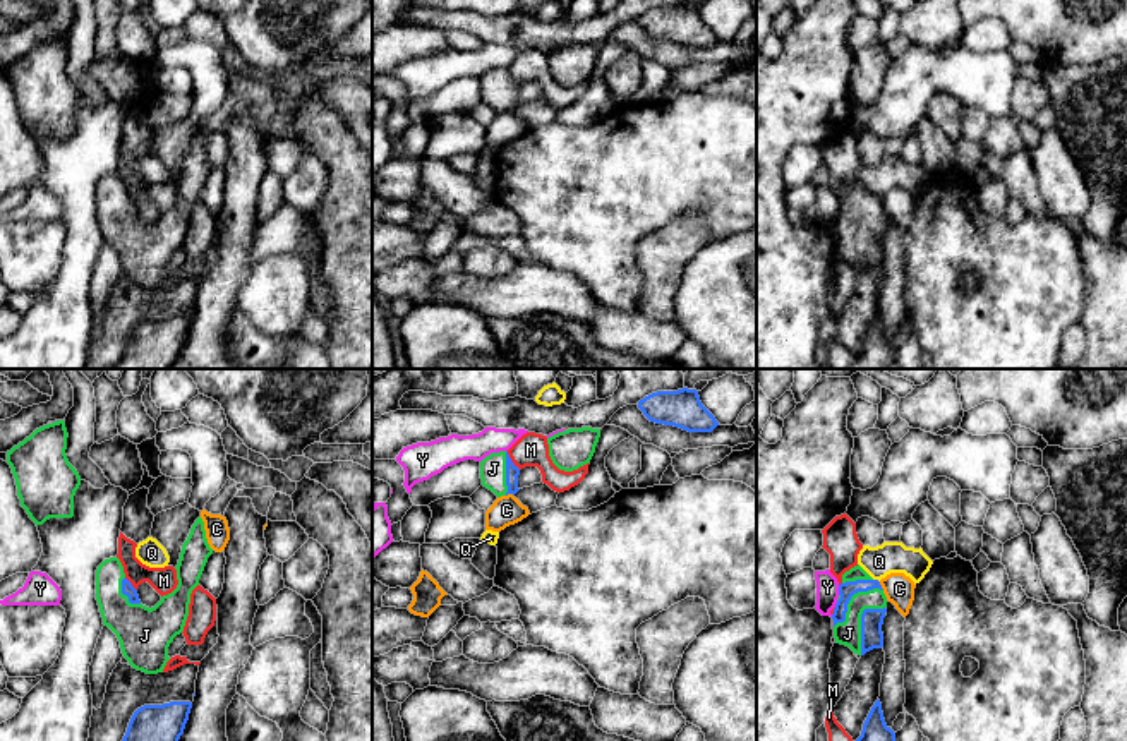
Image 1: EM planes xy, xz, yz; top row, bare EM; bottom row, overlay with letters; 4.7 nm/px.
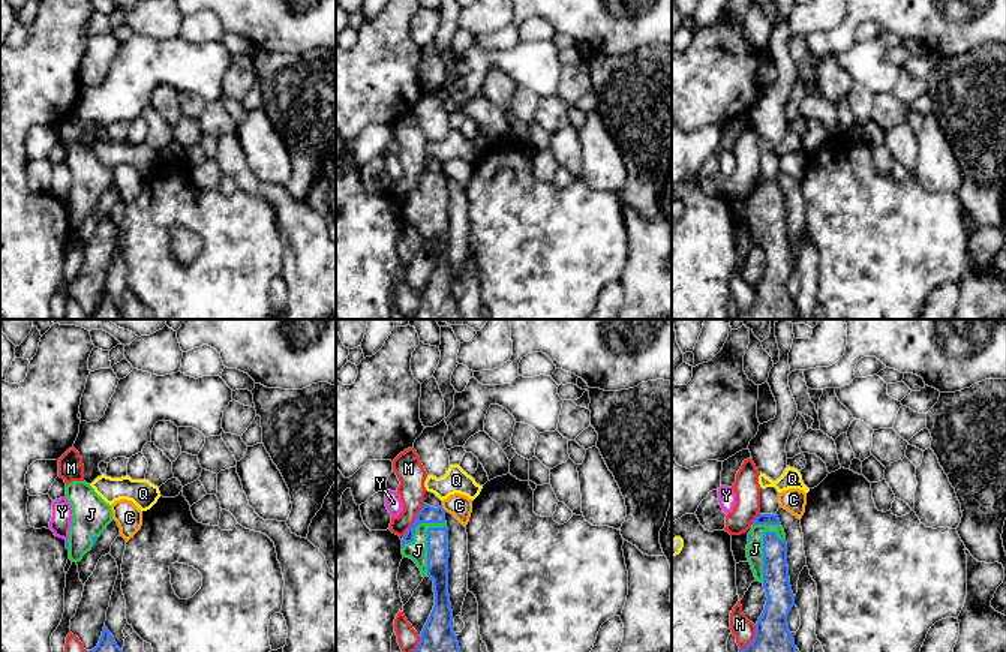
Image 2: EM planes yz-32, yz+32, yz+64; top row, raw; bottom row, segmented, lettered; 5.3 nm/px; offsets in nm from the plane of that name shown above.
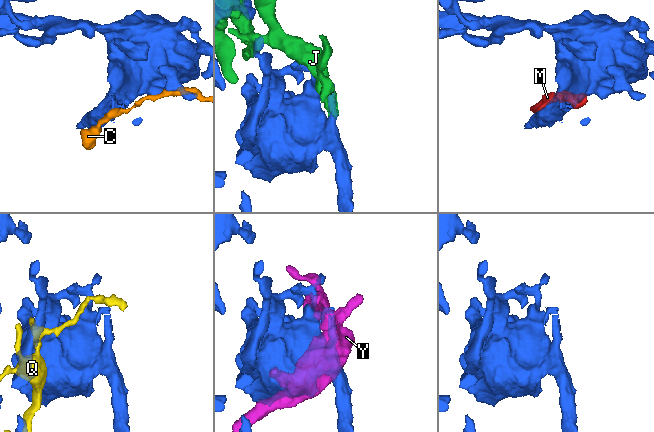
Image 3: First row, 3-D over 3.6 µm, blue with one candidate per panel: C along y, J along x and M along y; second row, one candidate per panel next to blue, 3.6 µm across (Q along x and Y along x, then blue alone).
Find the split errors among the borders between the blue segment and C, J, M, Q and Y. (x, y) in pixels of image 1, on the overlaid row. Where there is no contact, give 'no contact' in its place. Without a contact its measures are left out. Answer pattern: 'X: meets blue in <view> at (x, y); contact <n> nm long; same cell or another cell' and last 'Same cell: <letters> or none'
C: meets blue in xz at (510, 493); contact 40 nm long; another cell
J: meets blue in yz at (849, 599); contact 300 nm long; same cell
M: meets blue in xz at (510, 460); contact 110 nm long; another cell
Q: meets blue in yz at (877, 580); contact 40 nm long; another cell
Y: meets blue in yz at (839, 590); contact 50 nm long; another cell
Same cell: J

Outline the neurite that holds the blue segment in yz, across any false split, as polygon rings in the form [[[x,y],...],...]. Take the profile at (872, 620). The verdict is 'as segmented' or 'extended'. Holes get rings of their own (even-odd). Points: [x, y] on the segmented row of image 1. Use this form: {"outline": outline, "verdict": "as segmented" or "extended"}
{"outline": [[[859,564],[846,571],[832,614],[835,643],[849,647],[858,655],[882,648],[885,607],[887,597],[878,580]]], "verdict": "extended"}

